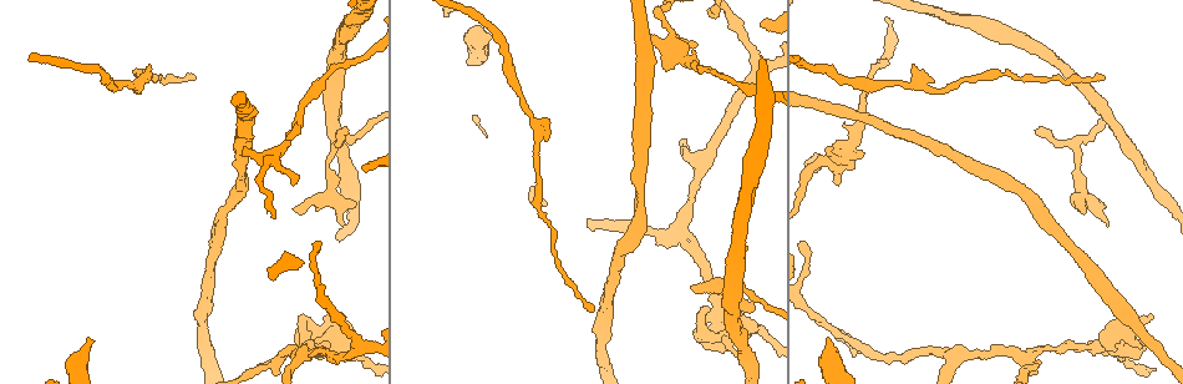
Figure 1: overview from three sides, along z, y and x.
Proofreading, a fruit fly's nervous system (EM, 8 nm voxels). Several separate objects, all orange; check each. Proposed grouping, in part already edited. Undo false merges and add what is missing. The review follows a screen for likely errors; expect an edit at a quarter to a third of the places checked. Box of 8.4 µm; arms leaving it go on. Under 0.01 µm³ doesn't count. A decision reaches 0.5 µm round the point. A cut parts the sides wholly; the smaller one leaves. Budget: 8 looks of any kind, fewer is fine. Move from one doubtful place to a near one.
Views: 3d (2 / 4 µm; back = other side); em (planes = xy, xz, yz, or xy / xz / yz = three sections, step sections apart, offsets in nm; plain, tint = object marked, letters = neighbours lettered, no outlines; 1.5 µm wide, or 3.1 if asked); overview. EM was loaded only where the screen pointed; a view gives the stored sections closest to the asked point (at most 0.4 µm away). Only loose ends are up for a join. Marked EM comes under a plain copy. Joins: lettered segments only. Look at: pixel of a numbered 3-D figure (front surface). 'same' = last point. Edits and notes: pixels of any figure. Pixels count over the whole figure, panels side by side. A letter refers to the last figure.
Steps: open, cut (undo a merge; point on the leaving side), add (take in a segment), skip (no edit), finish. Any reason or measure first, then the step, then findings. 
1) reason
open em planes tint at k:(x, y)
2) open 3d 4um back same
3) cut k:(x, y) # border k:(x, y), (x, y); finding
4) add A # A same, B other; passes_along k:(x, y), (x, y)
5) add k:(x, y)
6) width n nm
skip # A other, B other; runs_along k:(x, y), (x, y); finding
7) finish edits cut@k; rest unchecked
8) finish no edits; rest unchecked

open 3d 2um at 1:(487, 34)

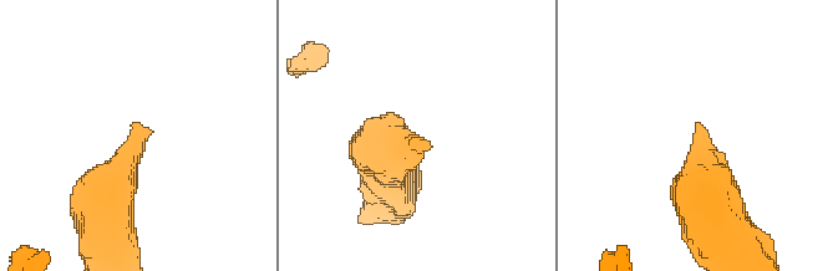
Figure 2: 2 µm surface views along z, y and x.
open em planes letters at 2:(414, 141)

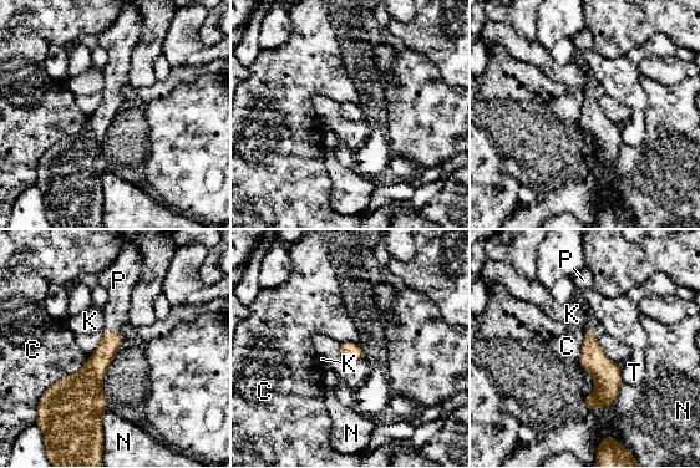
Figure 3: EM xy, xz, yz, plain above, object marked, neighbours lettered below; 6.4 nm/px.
add P # C other, K other, N other, P same, T other; passes_along 3:(96, 366), (110, 330), (116, 311); the cell continues

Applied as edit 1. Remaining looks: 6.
branch stops here
open 3d 4um at 1:(1078, 207)

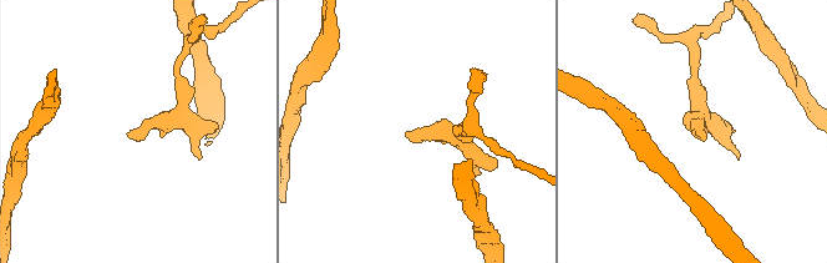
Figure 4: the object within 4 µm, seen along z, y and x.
shape alone is not enough
open em xy step 4 tint at 4:(130, 134)

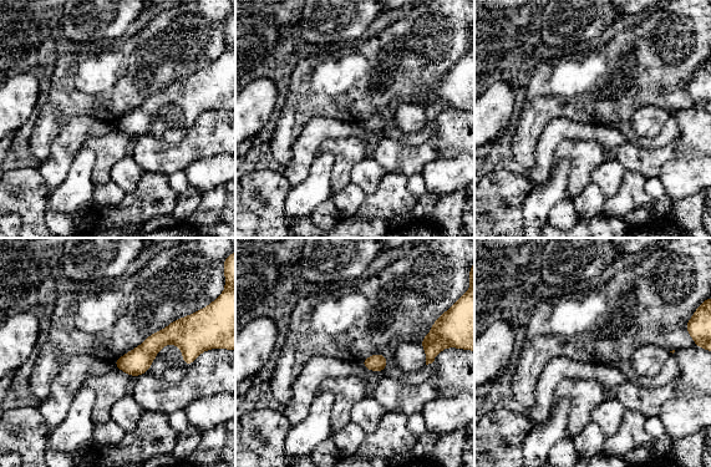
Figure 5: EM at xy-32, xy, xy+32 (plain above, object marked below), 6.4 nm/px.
open em xy step 4 letters same

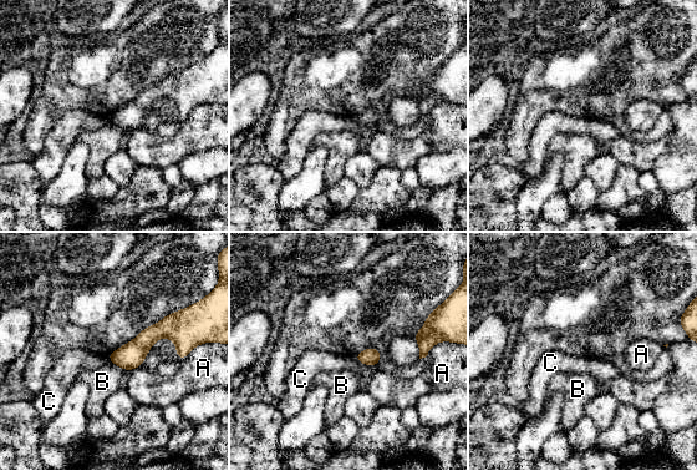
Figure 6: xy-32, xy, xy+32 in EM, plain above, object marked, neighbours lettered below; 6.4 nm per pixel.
longest_contact A 190 nm
skip # A other, B other, C other; runs_along 6:(178, 324), (111, 356); no lettered segment goes on from it

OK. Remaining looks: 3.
arms run side by side
open 3d 4um at 1:(700, 260)

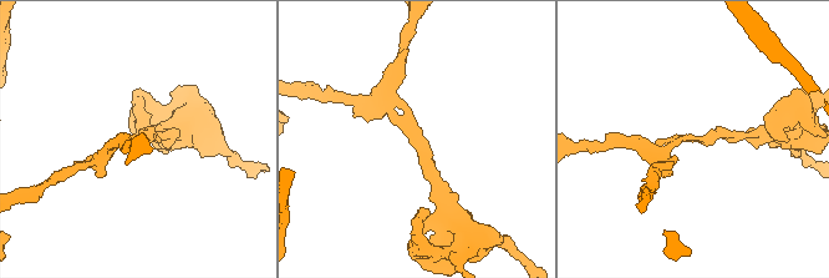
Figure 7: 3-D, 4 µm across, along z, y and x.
arms 3; now the EM
open em planes tint at 7:(699, 136)

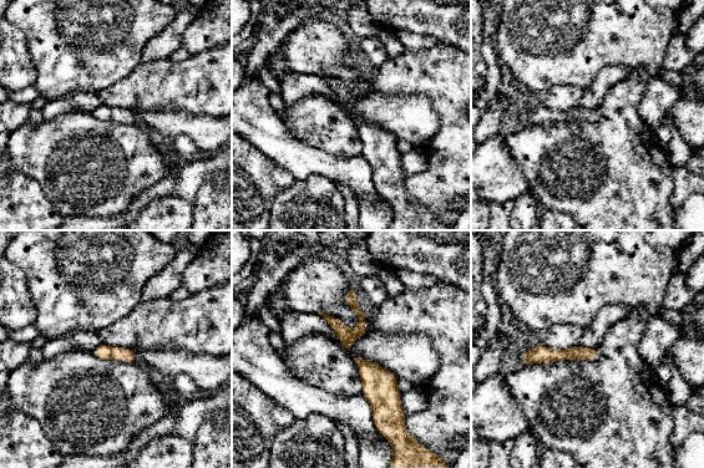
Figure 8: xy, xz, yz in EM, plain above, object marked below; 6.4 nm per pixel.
what lies round it
open em planes letters same

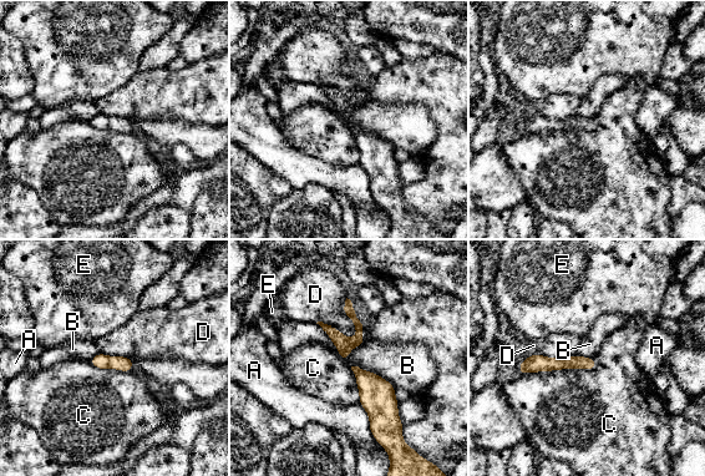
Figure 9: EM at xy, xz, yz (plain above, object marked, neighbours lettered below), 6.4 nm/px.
width 90 nm
skip # A other, B other, C other, D other, E other; runs_along 9:(593, 364), (531, 364), (521, 368); one cell here

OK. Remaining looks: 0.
finish edits add@3; rest unchecked

